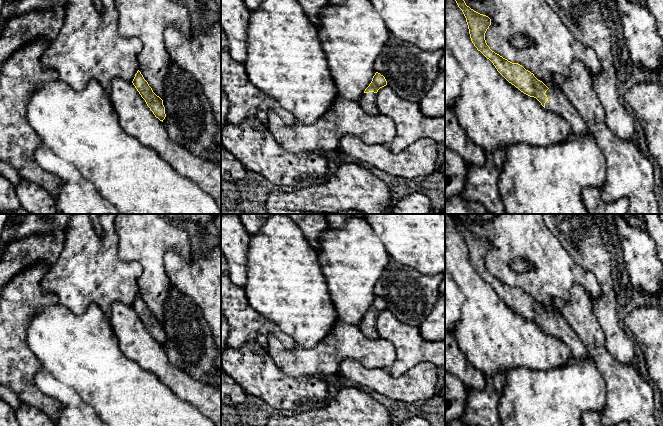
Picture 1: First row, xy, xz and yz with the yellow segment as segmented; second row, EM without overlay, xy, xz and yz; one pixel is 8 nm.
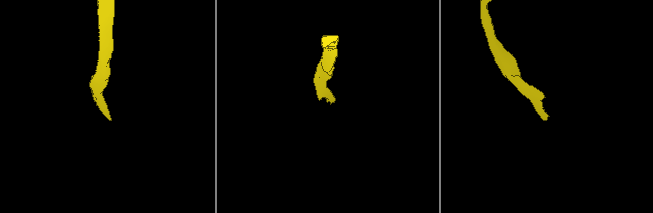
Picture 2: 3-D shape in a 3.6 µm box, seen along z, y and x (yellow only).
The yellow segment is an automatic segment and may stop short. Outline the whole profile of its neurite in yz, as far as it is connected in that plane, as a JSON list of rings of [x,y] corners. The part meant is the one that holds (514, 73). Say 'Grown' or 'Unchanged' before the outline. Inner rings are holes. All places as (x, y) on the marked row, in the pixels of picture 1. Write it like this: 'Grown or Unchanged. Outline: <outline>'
Grown. Outline: [[[464,0],[455,1],[466,18],[472,43],[509,83],[524,94],[536,98],[544,108],[564,118],[574,134],[593,136],[579,113],[558,87],[548,88],[522,65],[512,63],[490,49],[485,40],[485,33],[491,25],[488,16],[474,11]]]

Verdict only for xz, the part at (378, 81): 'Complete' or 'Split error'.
Split error

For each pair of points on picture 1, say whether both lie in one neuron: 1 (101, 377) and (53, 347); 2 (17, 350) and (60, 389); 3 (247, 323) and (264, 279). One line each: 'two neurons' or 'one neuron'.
1: one neuron
2: two neurons
3: two neurons

